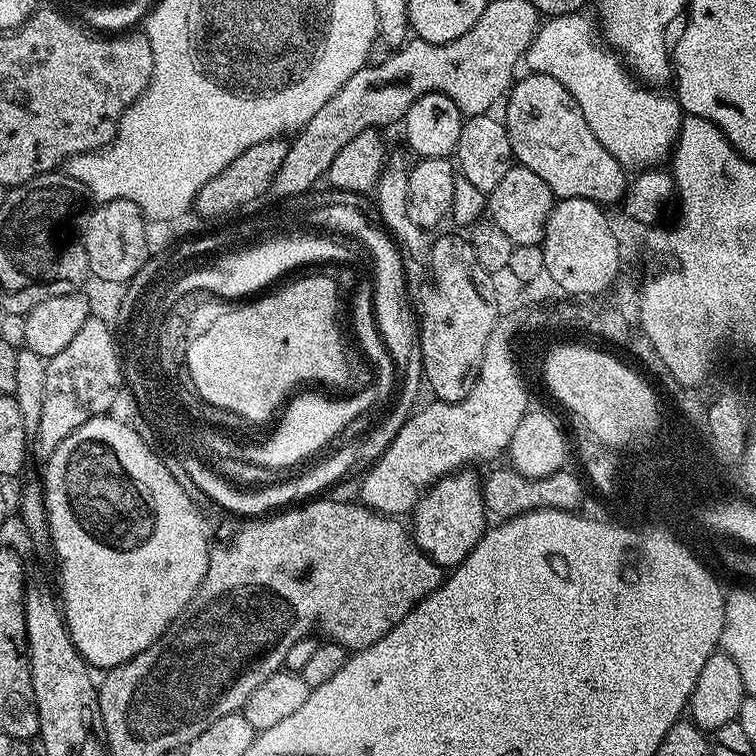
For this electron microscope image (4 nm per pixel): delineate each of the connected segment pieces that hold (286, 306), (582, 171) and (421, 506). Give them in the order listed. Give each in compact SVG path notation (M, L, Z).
M328 274L304 276L301 281L290 283L290 286L280 295L269 296L263 299L261 303L252 305L252 308L233 310L231 314L223 312L217 320L212 322L211 326L199 332L190 343L190 358L192 360L194 384L197 386L197 397L200 400L204 399L208 404L213 404L216 408L221 408L224 412L233 412L234 415L241 416L242 419L249 420L252 424L264 424L268 419L271 421L285 407L286 401L297 390L325 380L328 380L329 383L333 383L335 380L344 380L344 360L340 360L340 344L336 344L336 328L331 322L332 316L337 311L336 284L331 278L332 276Z
M537 72L524 74L513 83L503 108L502 119L515 163L534 170L550 186L553 197L586 198L601 206L623 201L630 183L629 173L594 138L586 118L582 118L582 110L578 110L578 102L574 102L570 90L558 78Z
M461 470L441 478L420 497L410 516L410 531L416 545L431 560L448 570L455 568L468 557L470 550L474 550L474 546L484 537L486 531L482 480L472 472L475 471Z

